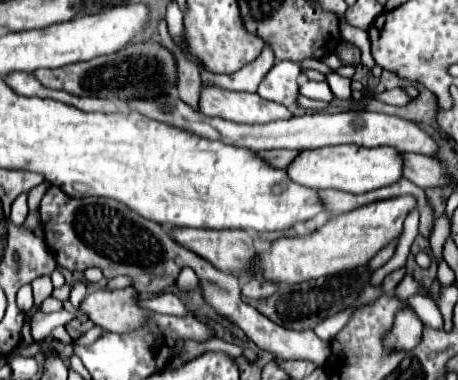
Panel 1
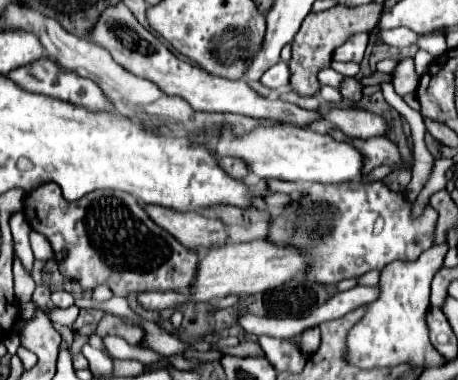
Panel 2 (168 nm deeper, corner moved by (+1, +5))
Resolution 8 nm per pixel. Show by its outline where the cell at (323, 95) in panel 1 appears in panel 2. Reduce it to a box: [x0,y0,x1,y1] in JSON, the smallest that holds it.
[319,85,341,103]

